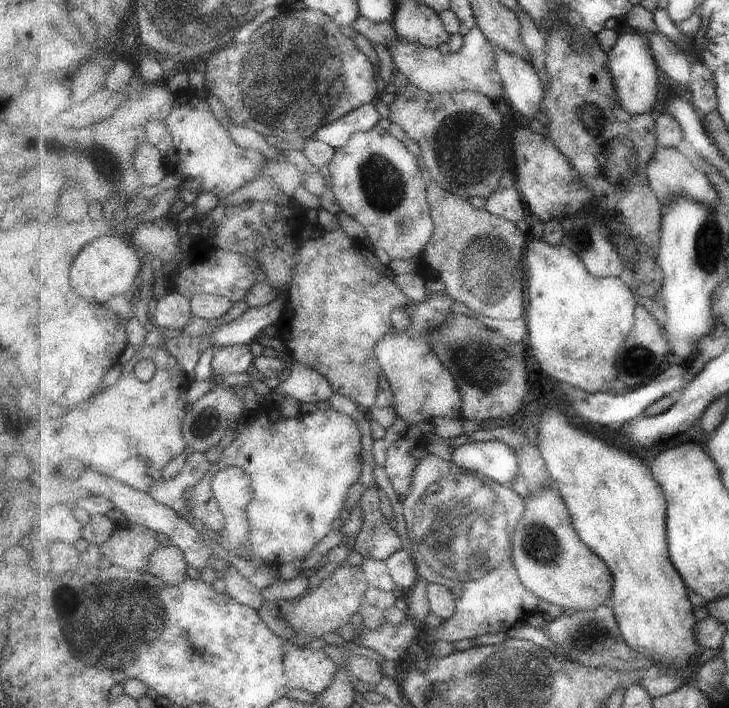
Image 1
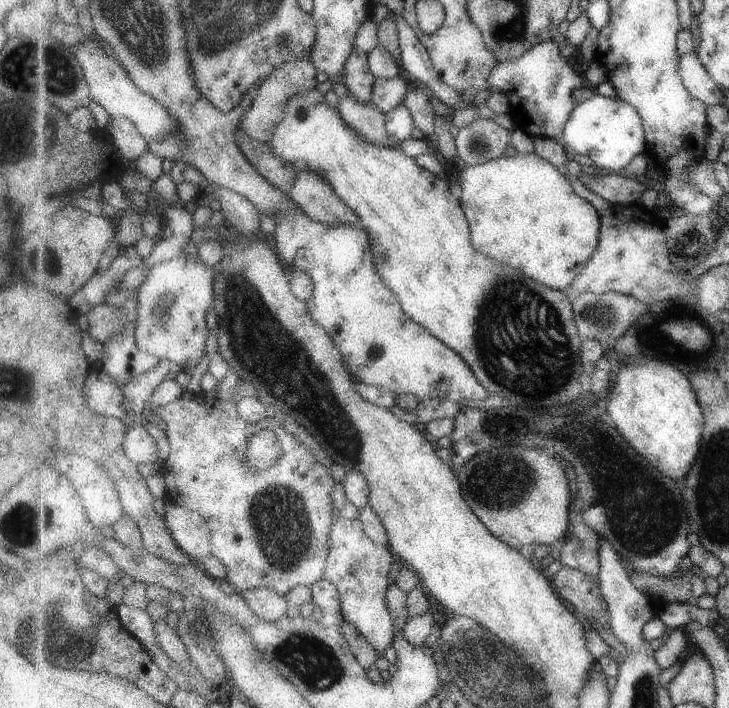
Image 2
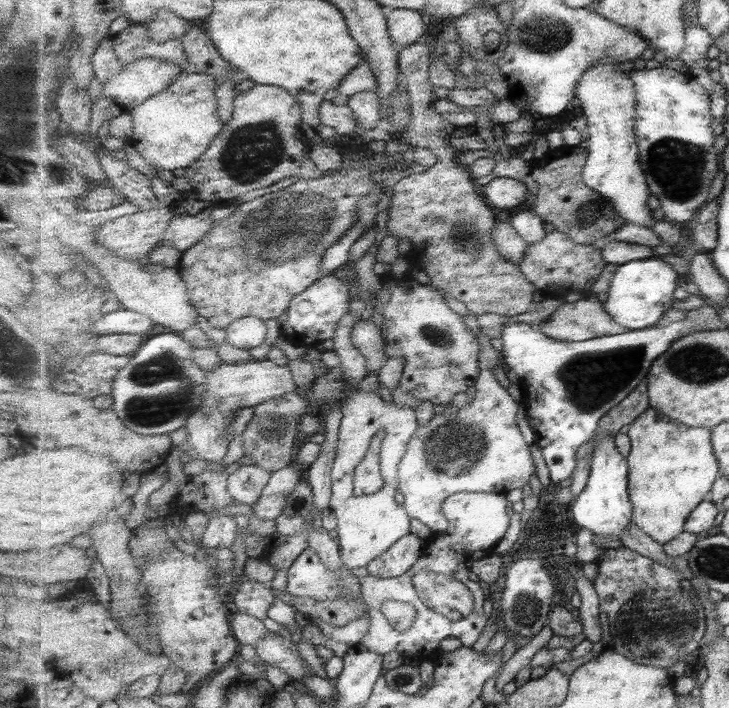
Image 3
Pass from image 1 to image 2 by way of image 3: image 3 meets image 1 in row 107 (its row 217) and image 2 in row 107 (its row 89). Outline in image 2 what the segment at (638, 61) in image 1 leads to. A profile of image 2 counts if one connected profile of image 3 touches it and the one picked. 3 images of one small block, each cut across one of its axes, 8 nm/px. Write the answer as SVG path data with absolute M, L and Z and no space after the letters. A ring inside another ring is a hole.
M594 94L579 103L565 127L563 136L555 140L564 148L573 148L576 154L588 156L601 170L619 172L627 168L637 156L647 156L648 144L644 120L635 106L625 102L621 97L605 97Z

